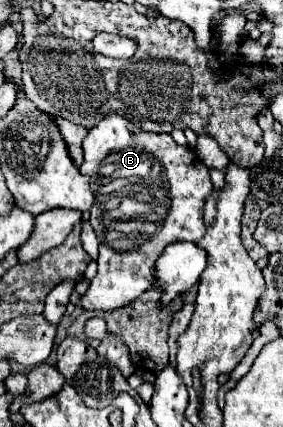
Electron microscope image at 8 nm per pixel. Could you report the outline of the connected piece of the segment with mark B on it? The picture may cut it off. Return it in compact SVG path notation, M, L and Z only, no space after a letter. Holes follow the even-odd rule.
M108 114L102 118L100 124L96 124L88 136L84 138L84 162L80 166L82 174L88 174L92 180L92 192L94 192L94 204L90 208L90 224L94 226L98 238L100 238L100 254L98 254L98 274L90 282L88 292L82 296L84 310L114 310L130 304L134 298L138 298L144 290L152 288L156 276L154 266L160 258L162 250L176 242L176 240L190 240L200 242L200 238L206 232L202 210L206 204L206 198L212 194L214 186L210 182L208 168L202 164L202 160L192 152L188 146L178 146L170 134L152 134L138 126L134 126L130 120L118 114ZM112 188L122 188L120 194L112 194ZM140 192L150 192L156 202L140 202L134 196Z

